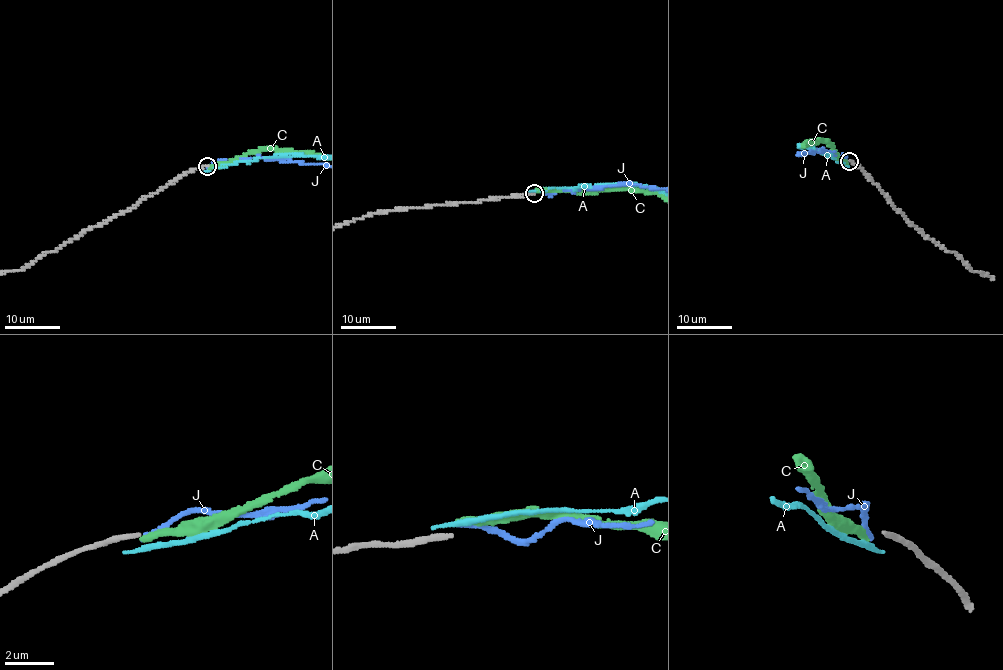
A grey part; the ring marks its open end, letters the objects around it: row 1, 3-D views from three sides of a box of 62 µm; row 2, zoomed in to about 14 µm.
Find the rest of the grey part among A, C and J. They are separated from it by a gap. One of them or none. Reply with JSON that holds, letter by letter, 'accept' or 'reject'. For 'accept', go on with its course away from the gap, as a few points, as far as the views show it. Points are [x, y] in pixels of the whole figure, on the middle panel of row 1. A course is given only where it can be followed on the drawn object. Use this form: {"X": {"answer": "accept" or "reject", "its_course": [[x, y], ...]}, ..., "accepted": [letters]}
{"A": {"answer": "reject"}, "C": {"answer": "reject"}, "J": {"answer": "reject"}, "accepted": []}

